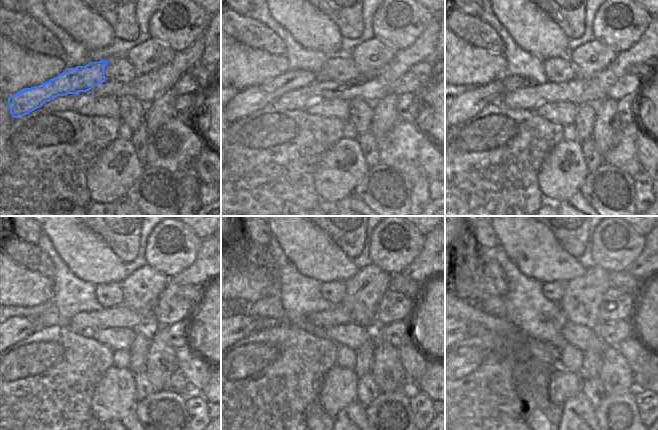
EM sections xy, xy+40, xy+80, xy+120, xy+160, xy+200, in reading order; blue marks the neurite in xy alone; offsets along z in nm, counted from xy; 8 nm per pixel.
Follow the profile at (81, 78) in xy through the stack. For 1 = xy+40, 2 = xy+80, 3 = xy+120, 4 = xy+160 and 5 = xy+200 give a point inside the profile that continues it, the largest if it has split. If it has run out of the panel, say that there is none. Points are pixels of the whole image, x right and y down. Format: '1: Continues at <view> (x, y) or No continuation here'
1: Continues at xy+40 (249, 100)
2: Continues at xy+80 (468, 104)
3: Continues at xy+120 (18, 328)
4: Continues at xy+160 (241, 326)
5: Continues at xy+200 (465, 327).

